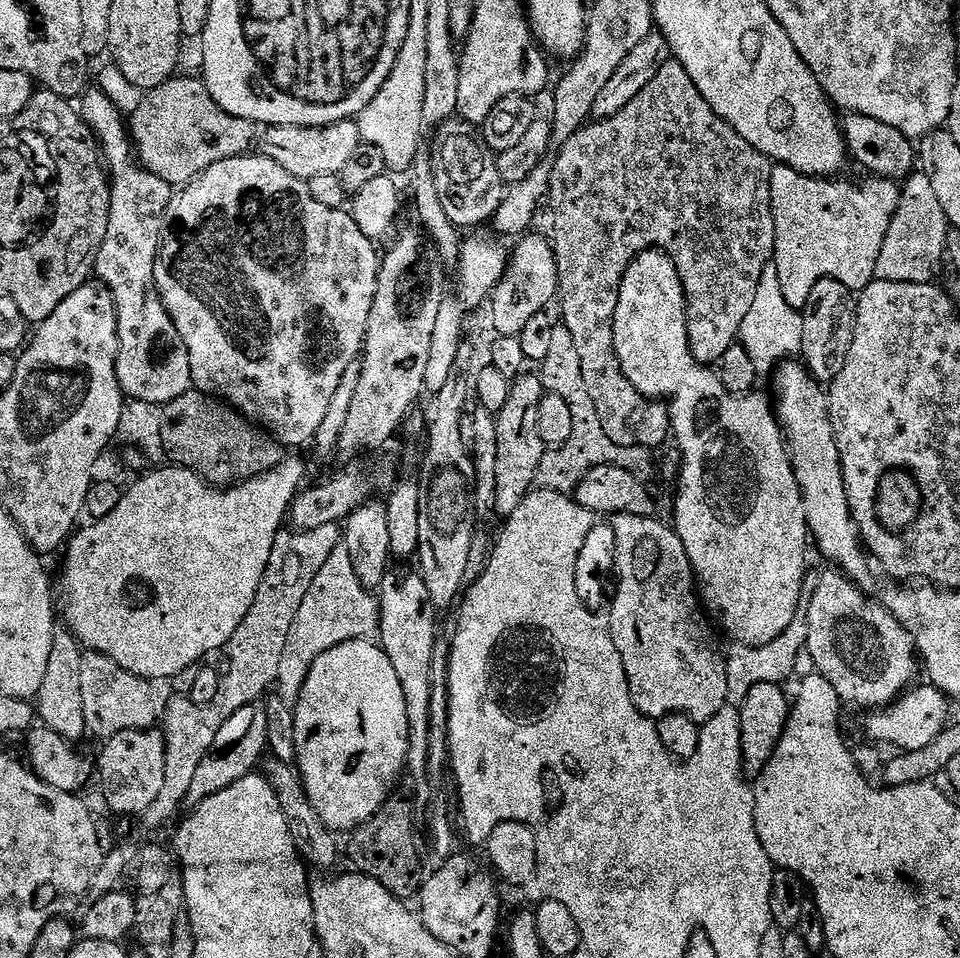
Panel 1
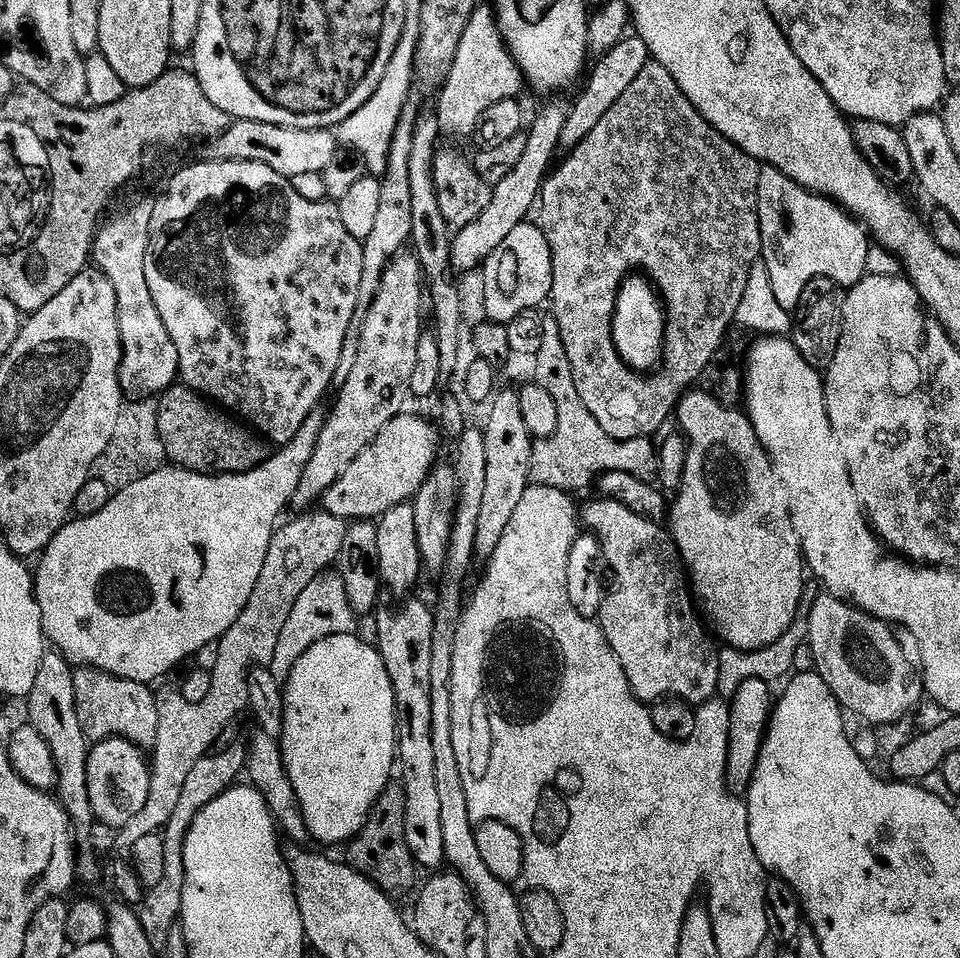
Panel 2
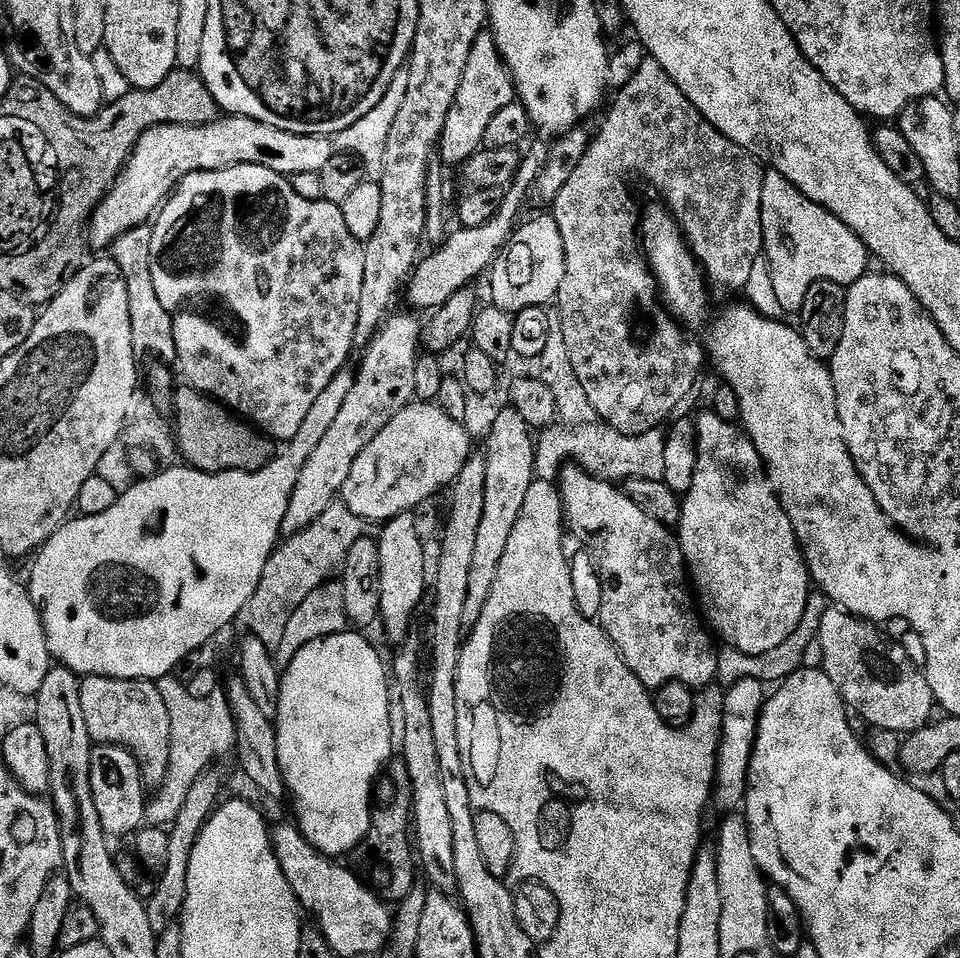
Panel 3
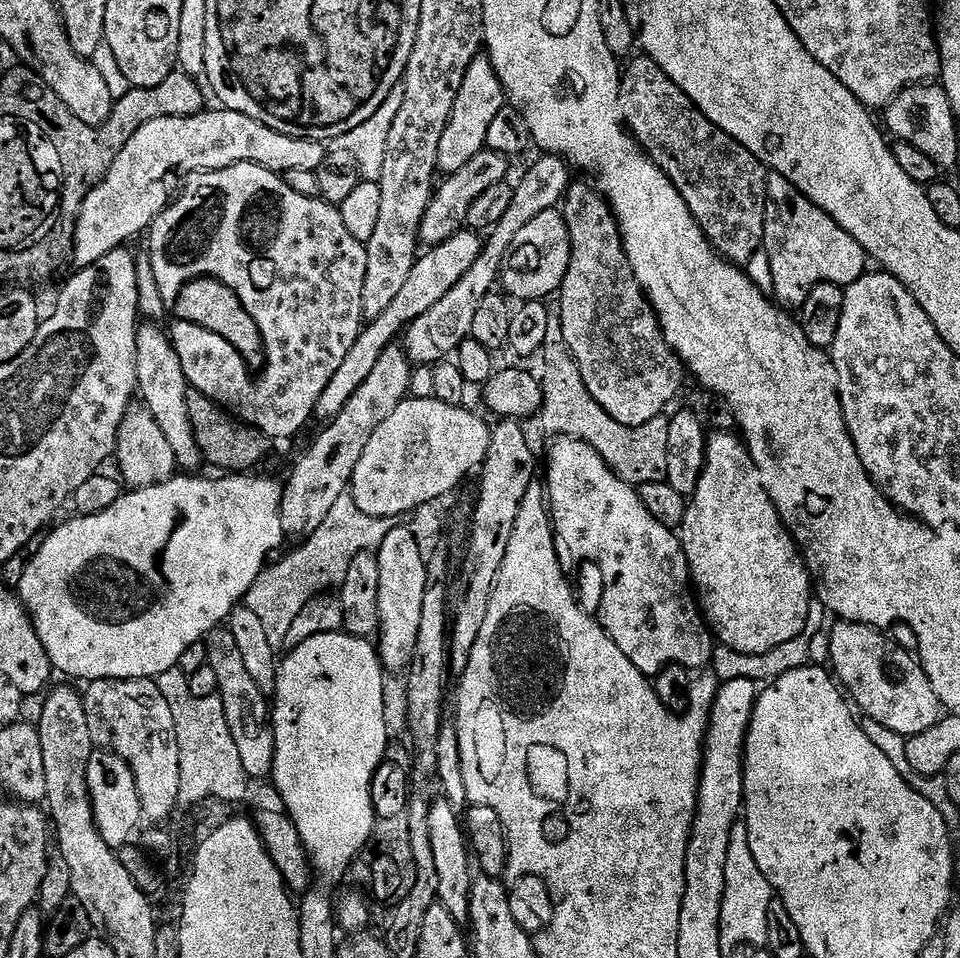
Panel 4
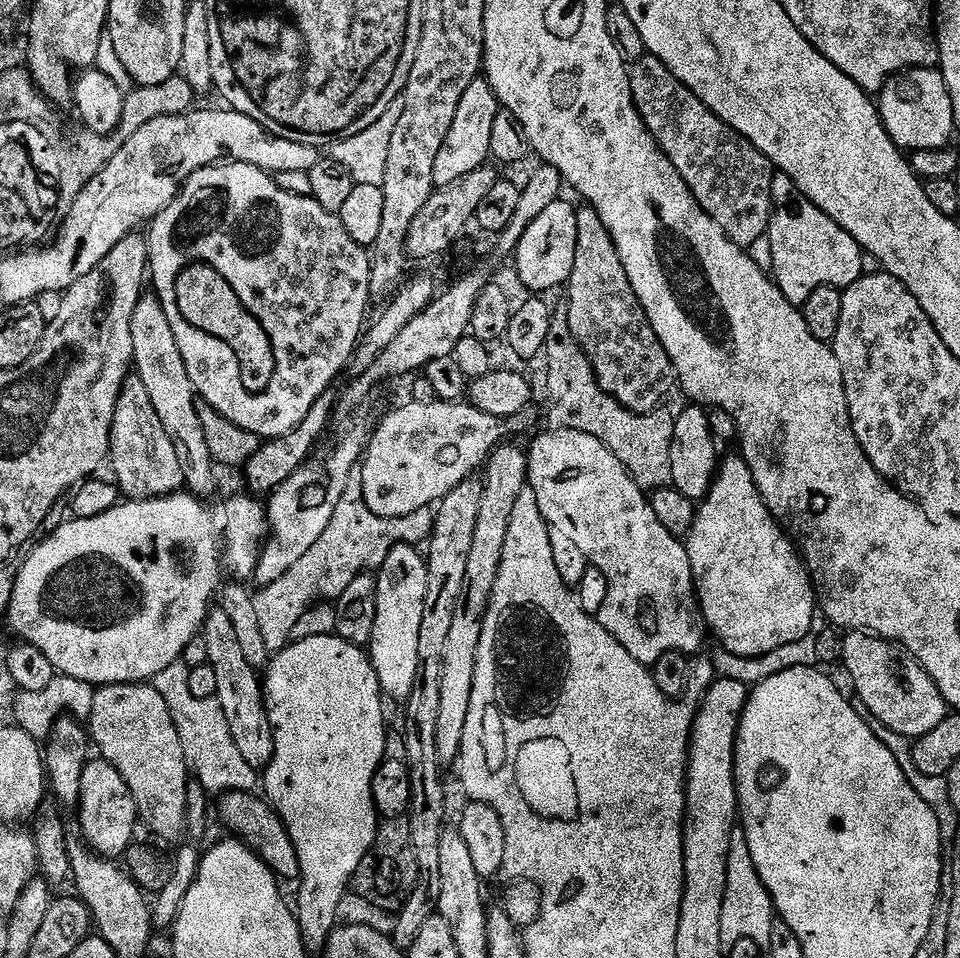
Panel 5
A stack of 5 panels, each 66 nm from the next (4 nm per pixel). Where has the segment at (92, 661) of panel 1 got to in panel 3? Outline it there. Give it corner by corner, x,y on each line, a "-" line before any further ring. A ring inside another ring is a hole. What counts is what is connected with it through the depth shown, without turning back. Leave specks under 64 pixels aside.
85,676
80,681
80,697
82,698
82,718
86,718
86,730
90,738
97,745
116,745
132,752
134,758
140,763
145,785
163,784
170,762
172,727
170,710
166,710
166,702
162,702
159,687
151,680
119,680
105,676

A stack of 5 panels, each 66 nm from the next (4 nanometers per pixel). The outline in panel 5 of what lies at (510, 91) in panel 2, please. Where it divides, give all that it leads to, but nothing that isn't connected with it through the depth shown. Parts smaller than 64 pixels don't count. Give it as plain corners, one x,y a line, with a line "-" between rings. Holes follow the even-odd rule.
478,78
466,86
466,94
462,94
462,102
458,102
458,114
454,114
450,134
446,134
446,142
442,142
438,158
434,158
434,185
449,184
462,178
462,174
470,174
470,170
485,167
490,156
490,134
494,131
494,118
501,111
500,101
496,99
487,79

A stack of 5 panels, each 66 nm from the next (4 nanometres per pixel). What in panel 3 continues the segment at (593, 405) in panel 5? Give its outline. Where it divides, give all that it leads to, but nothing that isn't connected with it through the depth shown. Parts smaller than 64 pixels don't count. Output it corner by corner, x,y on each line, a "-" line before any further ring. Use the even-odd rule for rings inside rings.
559,311
548,312
549,334
546,347
538,357
540,372
538,378
544,385
554,390
556,399
556,421
550,428
543,429
536,440
537,457
544,456
572,456
578,458
583,452
589,452
593,457
586,465
592,475
613,482
623,482
634,478
650,478
663,480
666,474
666,434
663,429
654,429
640,435
624,435
614,430
606,421
601,420
599,414
590,406
590,398
586,398
586,390
578,382
574,374
574,366
570,365
570,358
564,339
562,338
562,322

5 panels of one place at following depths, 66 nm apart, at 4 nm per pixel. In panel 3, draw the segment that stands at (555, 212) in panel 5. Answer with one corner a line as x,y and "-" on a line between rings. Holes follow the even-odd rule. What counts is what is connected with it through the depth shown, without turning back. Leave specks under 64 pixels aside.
551,214
526,220
512,233
512,238
506,245
506,255
497,259
490,269
491,303
513,314
527,308
551,305
562,286
562,274
566,274
566,250
558,222
554,222

